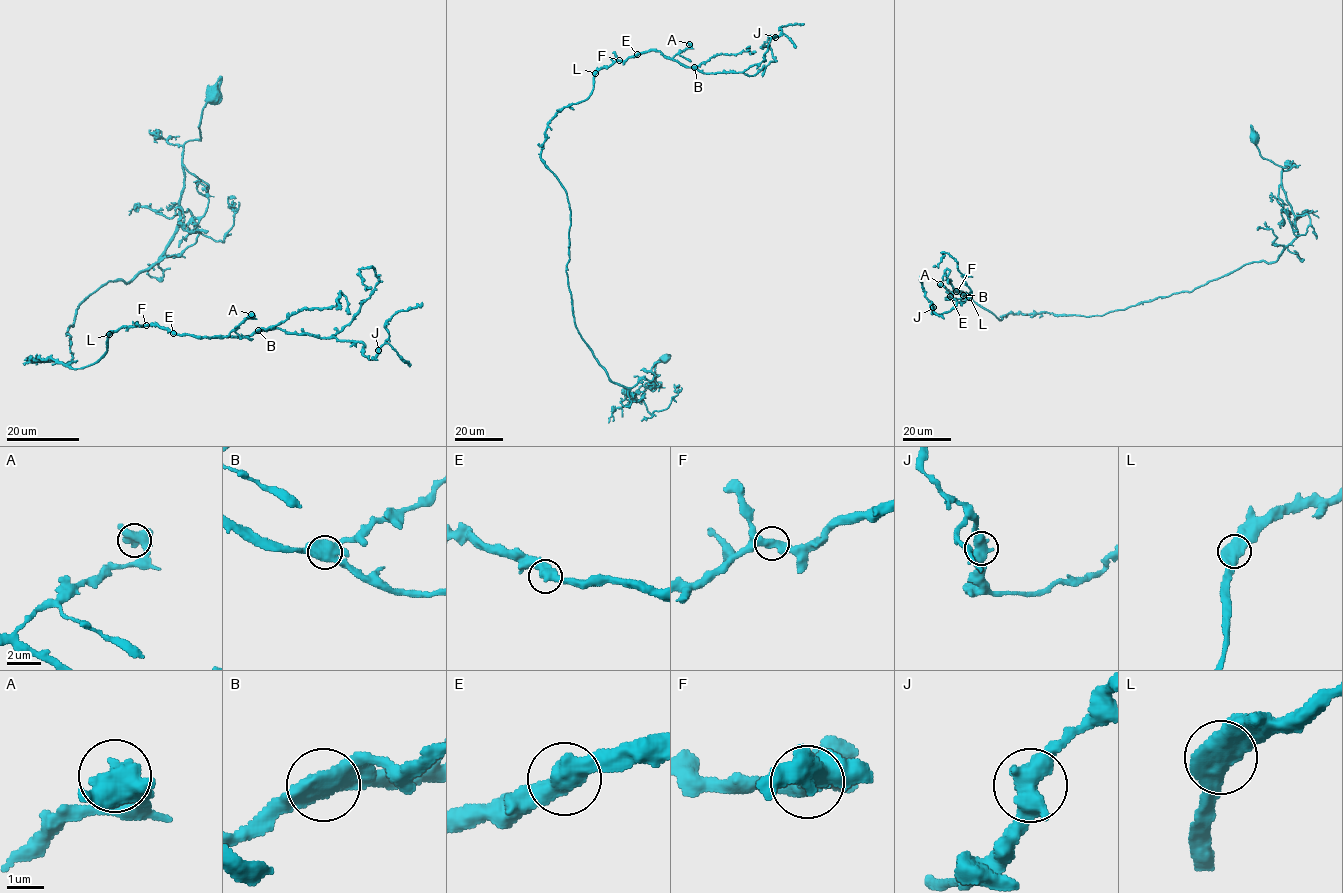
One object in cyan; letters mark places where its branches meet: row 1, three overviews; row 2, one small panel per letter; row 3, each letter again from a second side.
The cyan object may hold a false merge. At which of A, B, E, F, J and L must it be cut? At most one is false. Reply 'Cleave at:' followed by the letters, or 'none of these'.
Cleave at: none of these

